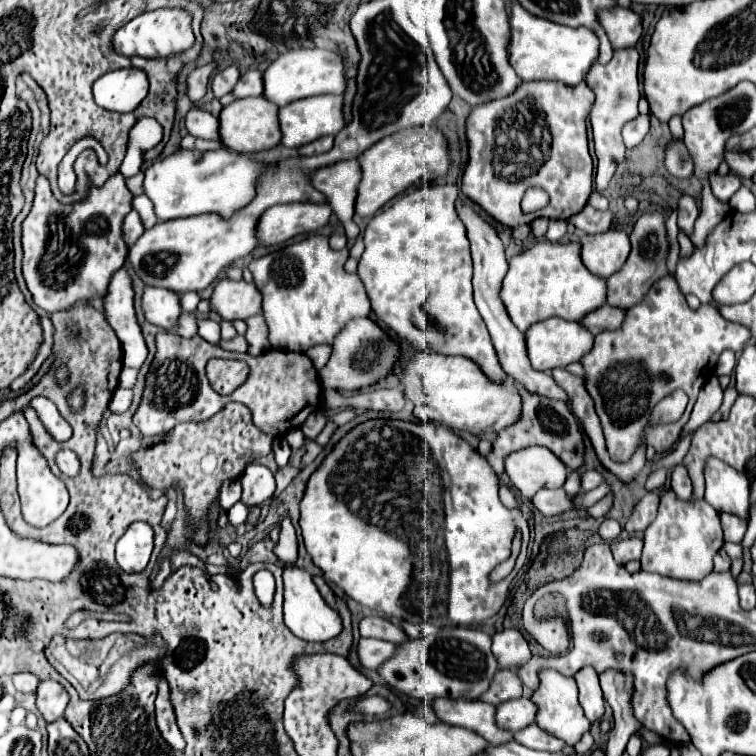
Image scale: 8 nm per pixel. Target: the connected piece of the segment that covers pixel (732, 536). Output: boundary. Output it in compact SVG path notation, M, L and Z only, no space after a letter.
M721 514L721 526L723 526L727 542L741 544L743 534L747 530L747 522L745 520L741 520L737 516L731 516L731 514Z

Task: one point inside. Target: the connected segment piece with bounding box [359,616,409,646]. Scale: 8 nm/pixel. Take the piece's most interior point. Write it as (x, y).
(373, 627)

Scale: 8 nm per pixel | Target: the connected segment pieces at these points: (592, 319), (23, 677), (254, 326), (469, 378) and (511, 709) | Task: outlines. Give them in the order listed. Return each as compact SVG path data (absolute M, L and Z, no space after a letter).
M607 304L607 306L601 306L599 310L595 310L593 314L587 314L581 322L589 332L599 334L601 330L617 330L617 328L621 328L623 320L625 320L625 310Z
M25 672L25 674L15 674L13 676L13 684L19 692L35 692L37 686L39 686L39 678Z
M261 314L253 316L247 320L247 344L249 344L249 354L257 356L257 354L263 354L265 350L271 348L271 342L269 342L269 328L265 326L265 318Z
M419 352L403 370L401 384L405 398L415 404L415 416L423 422L439 422L453 430L467 430L493 438L521 418L521 394L517 386L493 382L477 362L465 356L443 356Z
M529 698L509 700L497 706L497 724L511 732L519 732L529 724L535 724L535 716L537 716L537 706L533 706Z

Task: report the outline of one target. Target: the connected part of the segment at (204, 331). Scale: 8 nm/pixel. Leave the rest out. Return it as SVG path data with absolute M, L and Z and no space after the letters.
M203 318L203 320L199 320L199 336L205 338L207 342L217 344L219 338L221 338L219 322L215 322L215 320L211 320L211 318Z

